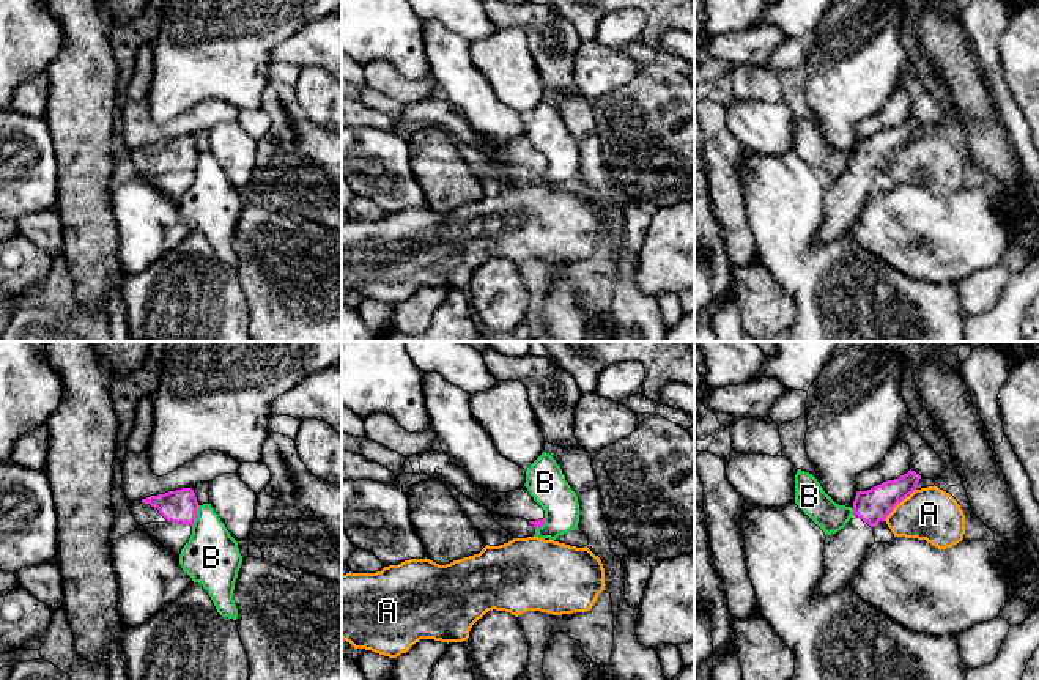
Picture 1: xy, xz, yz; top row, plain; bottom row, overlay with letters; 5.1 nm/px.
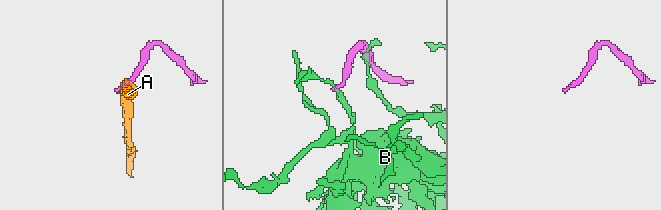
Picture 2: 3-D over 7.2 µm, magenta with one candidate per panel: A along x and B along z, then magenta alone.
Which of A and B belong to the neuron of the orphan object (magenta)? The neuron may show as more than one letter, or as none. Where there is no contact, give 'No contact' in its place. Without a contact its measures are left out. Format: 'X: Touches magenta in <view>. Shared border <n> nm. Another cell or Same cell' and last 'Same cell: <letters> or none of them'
A: Touches magenta in yz. Shared border 240 nm. Another cell
B: Touches magenta in xy. Shared border 120 nm. Another cell
Same cell: none of them

